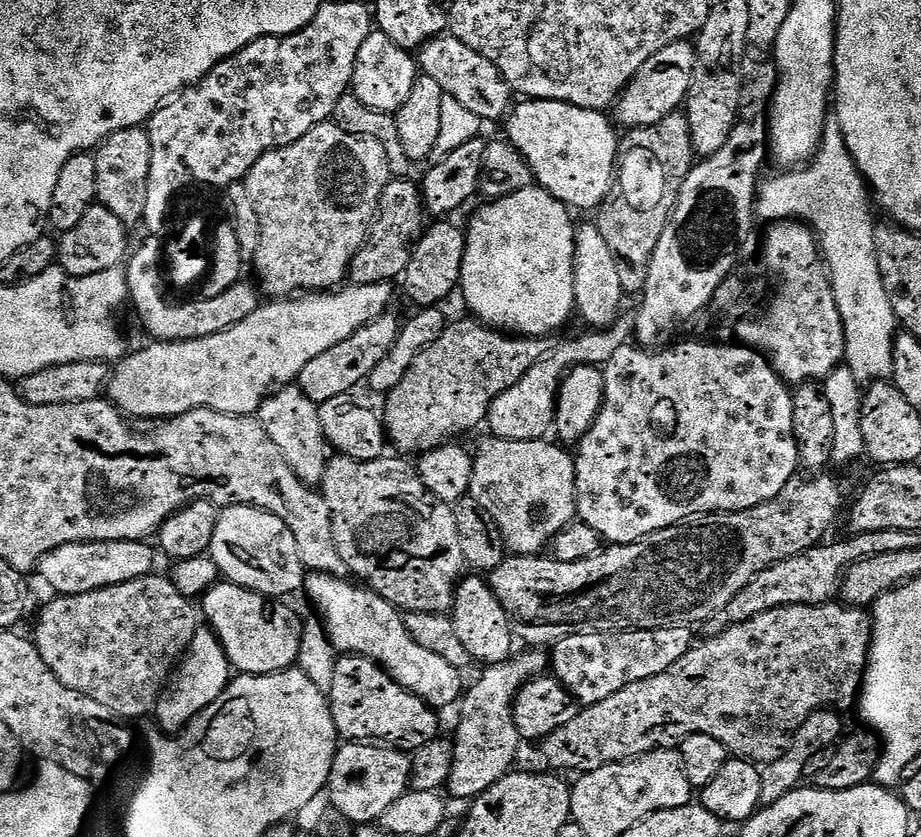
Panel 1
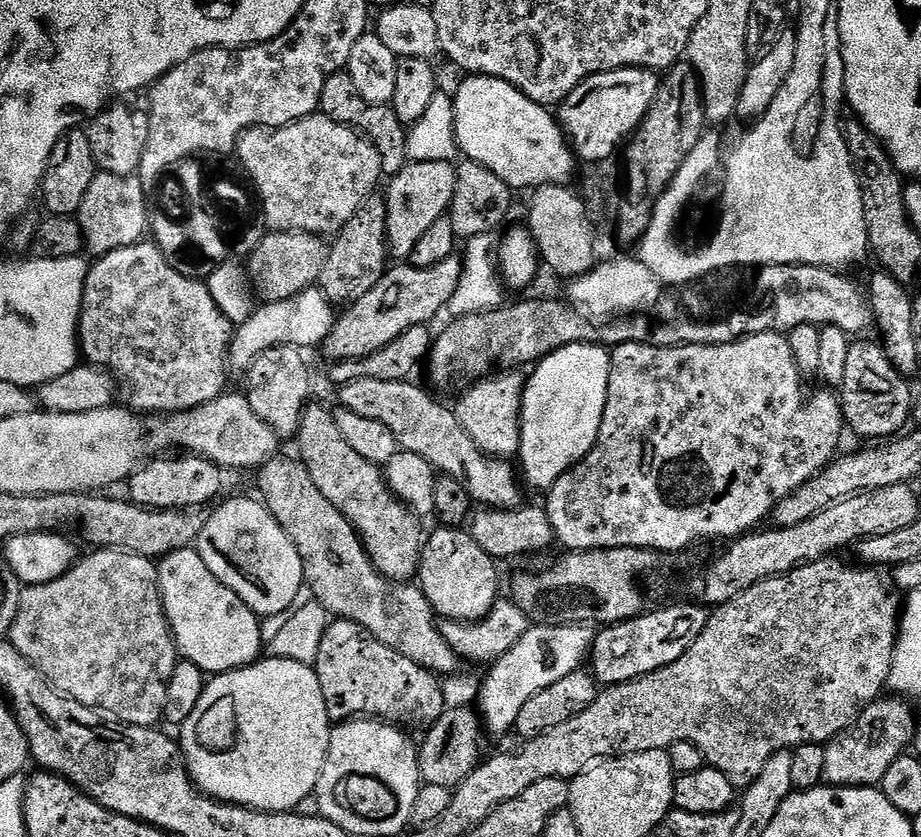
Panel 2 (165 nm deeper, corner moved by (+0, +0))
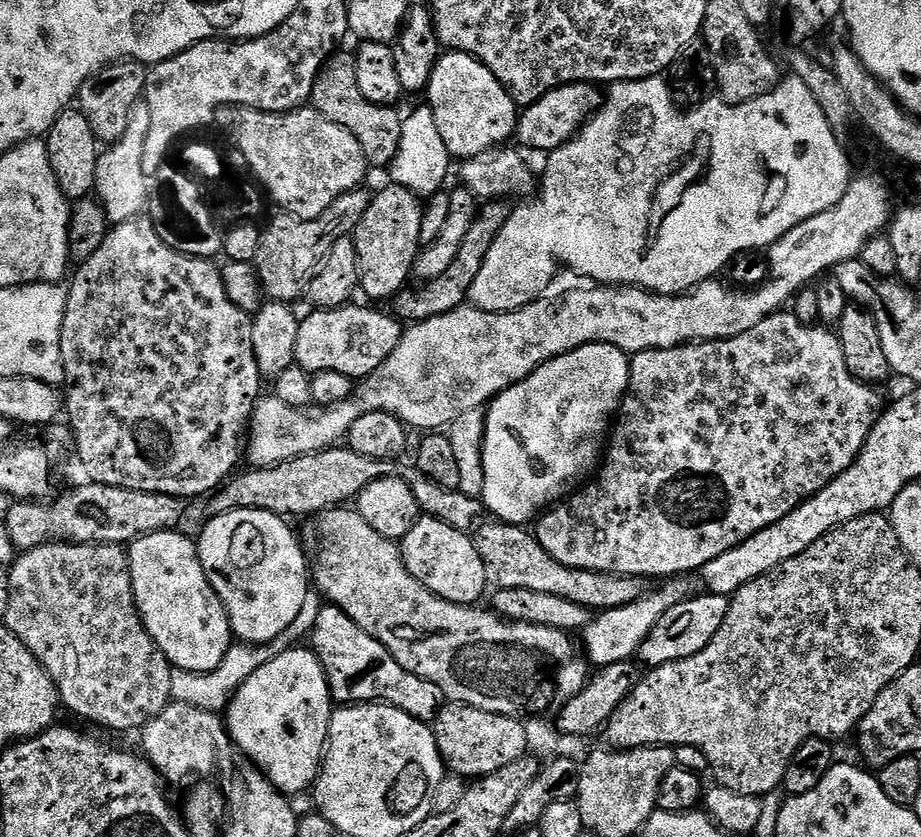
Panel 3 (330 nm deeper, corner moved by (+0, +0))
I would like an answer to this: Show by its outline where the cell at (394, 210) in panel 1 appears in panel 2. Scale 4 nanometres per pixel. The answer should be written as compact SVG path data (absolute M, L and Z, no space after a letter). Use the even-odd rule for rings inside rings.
M373 194L362 202L358 214L354 214L354 218L350 218L350 222L346 222L344 229L331 241L318 287L332 305L347 306L362 298L362 294L370 294L389 267L387 202L383 195Z

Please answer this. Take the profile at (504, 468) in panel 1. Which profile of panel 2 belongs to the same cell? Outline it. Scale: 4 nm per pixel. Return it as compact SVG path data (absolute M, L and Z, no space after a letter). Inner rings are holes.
M358 378L354 382L343 385L339 389L340 401L339 407L350 410L354 414L362 414L362 418L374 418L374 422L383 422L394 434L397 445L405 452L422 454L426 462L430 462L437 473L445 476L453 476L466 490L471 494L473 501L477 505L487 506L489 508L519 508L521 481L518 479L518 472L515 467L512 468L507 459L493 458L487 453L482 452L478 445L471 440L470 434L462 426L462 422L456 417L455 411L451 407L439 404L430 393L424 388L419 388L413 382L402 380L391 380L382 382L378 378Z

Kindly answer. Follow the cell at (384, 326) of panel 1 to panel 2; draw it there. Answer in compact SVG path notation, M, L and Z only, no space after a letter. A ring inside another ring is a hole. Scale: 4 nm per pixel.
M454 254L433 268L413 268L408 262L401 263L401 268L389 267L370 294L362 294L362 298L341 311L344 312L341 316L339 313L322 345L325 358L328 362L361 360L382 350L406 334L406 330L419 324L431 325L432 319L439 312L443 313L450 298L454 298L454 290L458 290L458 282L462 278L463 265L463 259Z

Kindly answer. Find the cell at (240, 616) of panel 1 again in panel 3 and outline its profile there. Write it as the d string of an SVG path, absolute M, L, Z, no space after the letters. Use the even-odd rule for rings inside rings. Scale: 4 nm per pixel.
M169 530L143 536L127 545L128 573L132 579L132 593L136 608L150 638L160 648L173 669L207 673L212 672L227 656L228 649L234 644L232 627L228 621L228 611L220 601L220 594L208 582L198 555L198 548L183 536L183 531Z

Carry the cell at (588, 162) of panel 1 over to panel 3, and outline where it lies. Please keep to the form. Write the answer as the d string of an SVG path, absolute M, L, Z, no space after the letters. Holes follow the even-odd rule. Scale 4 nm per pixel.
M445 51L430 74L426 93L427 107L432 109L438 134L446 142L449 157L463 162L484 151L499 149L515 137L518 105L512 95L490 74L480 60L464 52Z

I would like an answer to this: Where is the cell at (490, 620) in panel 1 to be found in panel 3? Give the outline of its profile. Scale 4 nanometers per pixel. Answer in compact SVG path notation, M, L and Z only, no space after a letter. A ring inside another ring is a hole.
M421 515L403 540L399 541L399 546L406 570L410 570L410 574L418 578L426 590L446 602L475 605L484 588L489 587L486 566L479 557L475 539L468 532L446 526L446 522L438 518Z

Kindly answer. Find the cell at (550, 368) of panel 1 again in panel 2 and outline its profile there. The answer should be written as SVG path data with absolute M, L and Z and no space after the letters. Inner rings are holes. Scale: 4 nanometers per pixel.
M514 377L492 379L475 383L471 387L473 389L455 404L454 411L471 440L482 452L493 458L510 458L520 451L523 395L520 393L520 382Z

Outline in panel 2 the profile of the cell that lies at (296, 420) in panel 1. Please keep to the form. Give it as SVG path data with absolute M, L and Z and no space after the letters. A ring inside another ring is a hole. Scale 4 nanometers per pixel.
M283 344L266 350L246 369L248 389L246 395L254 414L265 420L276 432L277 437L295 437L300 431L304 409L310 403L308 395L312 392L312 376L308 373L308 364L304 361L305 353L301 349Z

